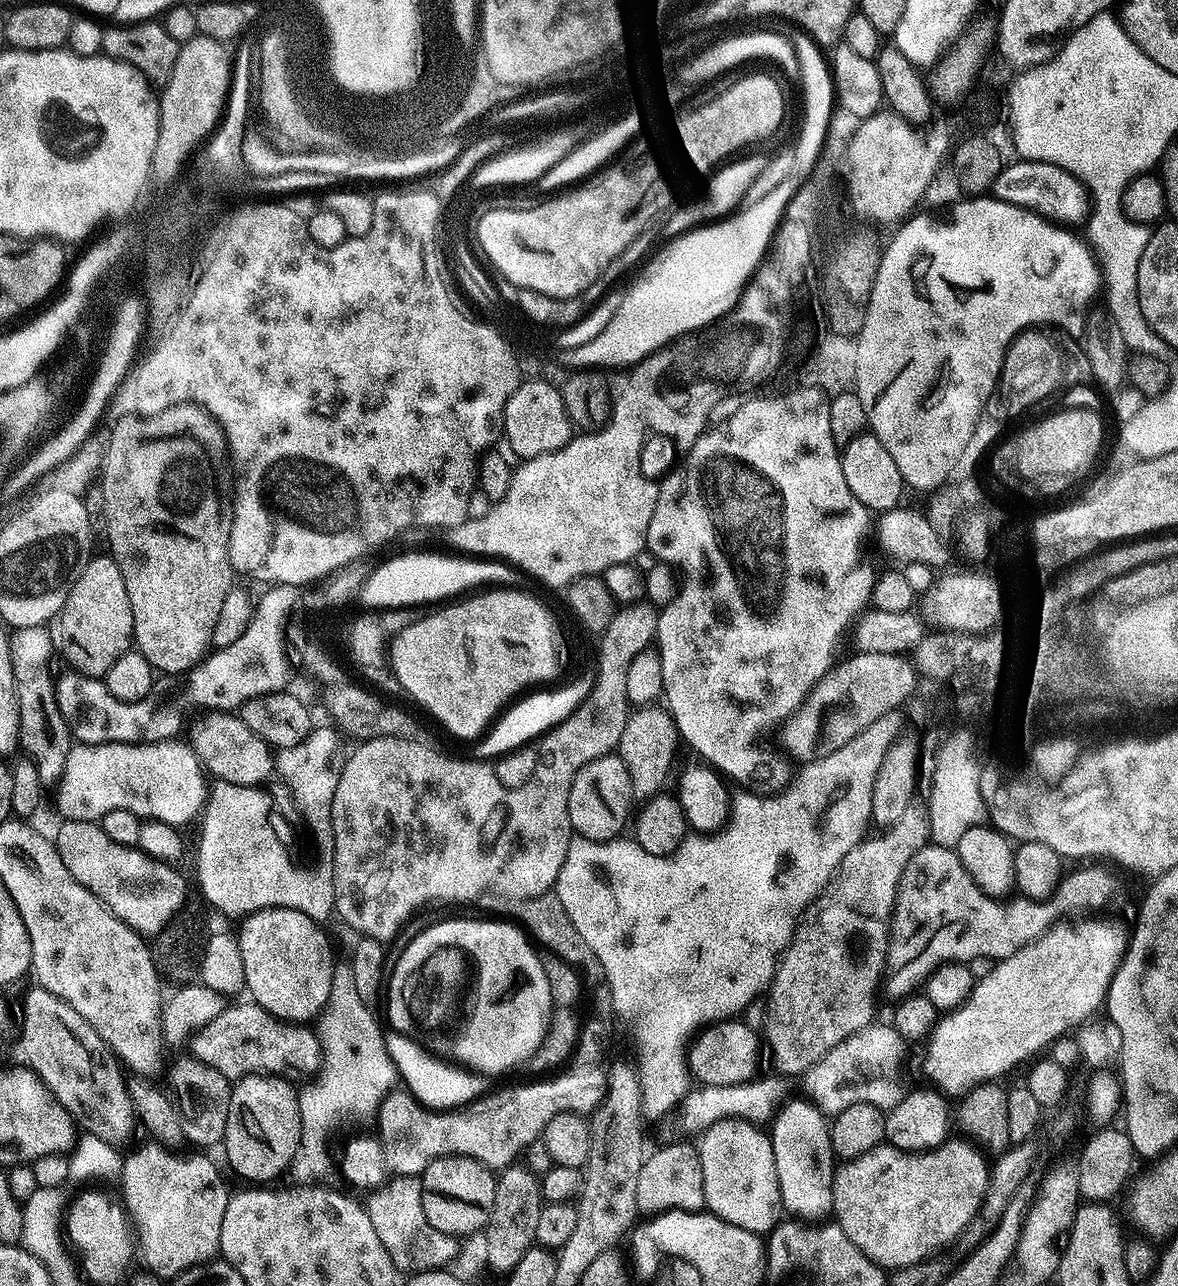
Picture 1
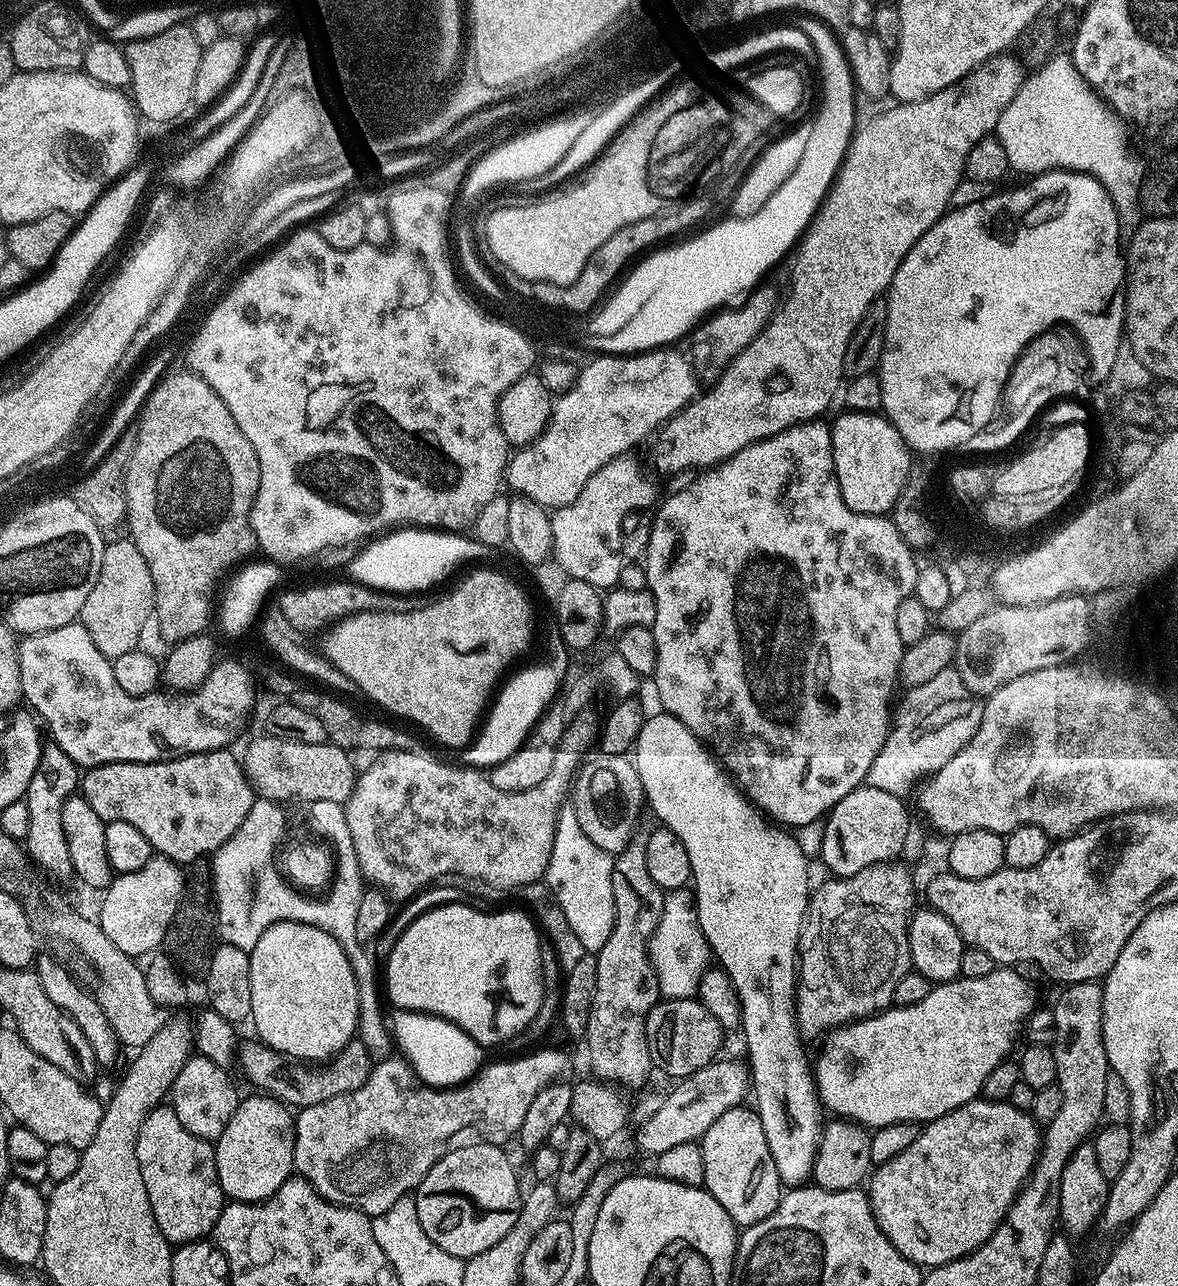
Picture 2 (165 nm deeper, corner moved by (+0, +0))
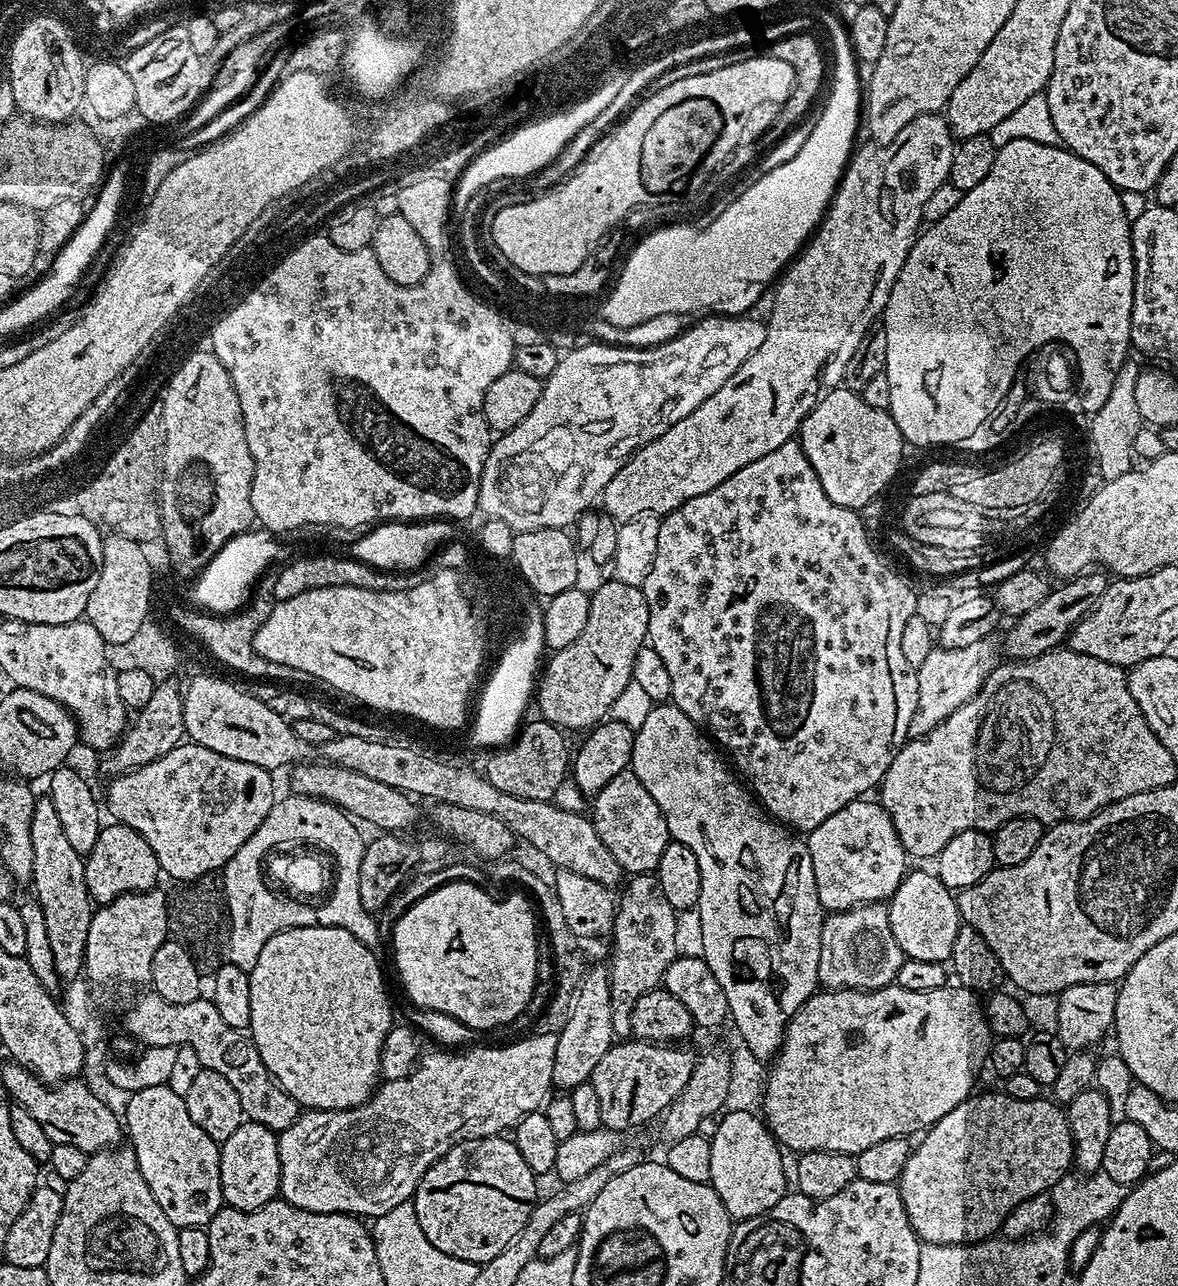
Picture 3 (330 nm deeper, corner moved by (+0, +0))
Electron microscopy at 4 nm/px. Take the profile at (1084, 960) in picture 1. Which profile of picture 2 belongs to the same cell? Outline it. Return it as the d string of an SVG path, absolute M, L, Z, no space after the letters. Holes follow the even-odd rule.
M1000 966L995 972L986 974L986 978L957 978L945 984L933 986L930 994L926 994L926 998L922 998L922 1002L914 1002L914 1006L902 1006L901 1008L889 1006L879 1014L869 1016L867 1020L853 1020L851 1024L846 1024L844 1027L830 1032L826 1038L828 1042L821 1050L820 1057L817 1060L815 1057L814 1060L814 1079L816 1091L820 1094L821 1105L827 1111L829 1108L837 1117L854 1120L869 1130L875 1130L903 1120L909 1122L937 1120L942 1118L942 1114L950 1114L950 1110L977 1099L984 1091L986 1074L990 1074L990 1070L994 1070L994 1066L1005 1063L1009 1059L1008 1051L1015 1046L1016 1035L1019 1032L1021 1035L1022 1025L1038 1007L1036 992L1032 989L1031 982L1020 972L1023 971L1012 966Z

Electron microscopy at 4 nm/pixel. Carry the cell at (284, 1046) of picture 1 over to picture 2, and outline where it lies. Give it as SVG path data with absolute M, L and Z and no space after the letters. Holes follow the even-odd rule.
M251 1038L239 1045L238 1048L238 1064L244 1067L244 1076L252 1084L257 1084L261 1093L274 1096L277 1100L283 1100L289 1106L295 1106L297 1109L306 1106L314 1106L318 1102L326 1102L326 1098L338 1098L338 1094L346 1094L358 1090L358 1086L362 1086L366 1082L366 1078L372 1073L374 1067L373 1057L368 1053L364 1044L358 1038L353 1038L340 1049L339 1053L331 1057L330 1062L301 1062L293 1059L291 1056L284 1056L281 1052L268 1047L267 1044L259 1039Z

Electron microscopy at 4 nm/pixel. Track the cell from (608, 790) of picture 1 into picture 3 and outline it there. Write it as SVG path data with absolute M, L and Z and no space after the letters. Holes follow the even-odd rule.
M632 771L615 775L602 786L602 790L596 792L590 804L590 819L594 830L598 830L598 838L606 842L606 850L618 858L618 866L622 866L625 873L655 873L662 858L662 850L666 850L670 843L666 818L658 802L650 798L650 790L642 786Z

